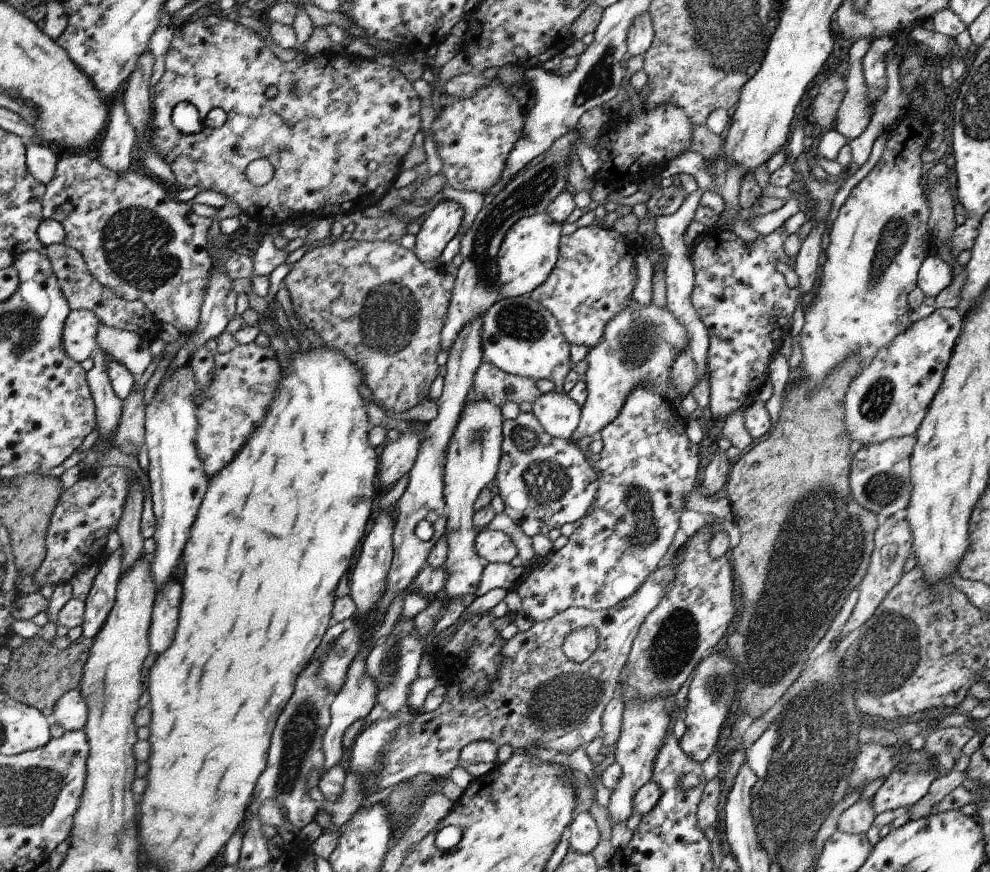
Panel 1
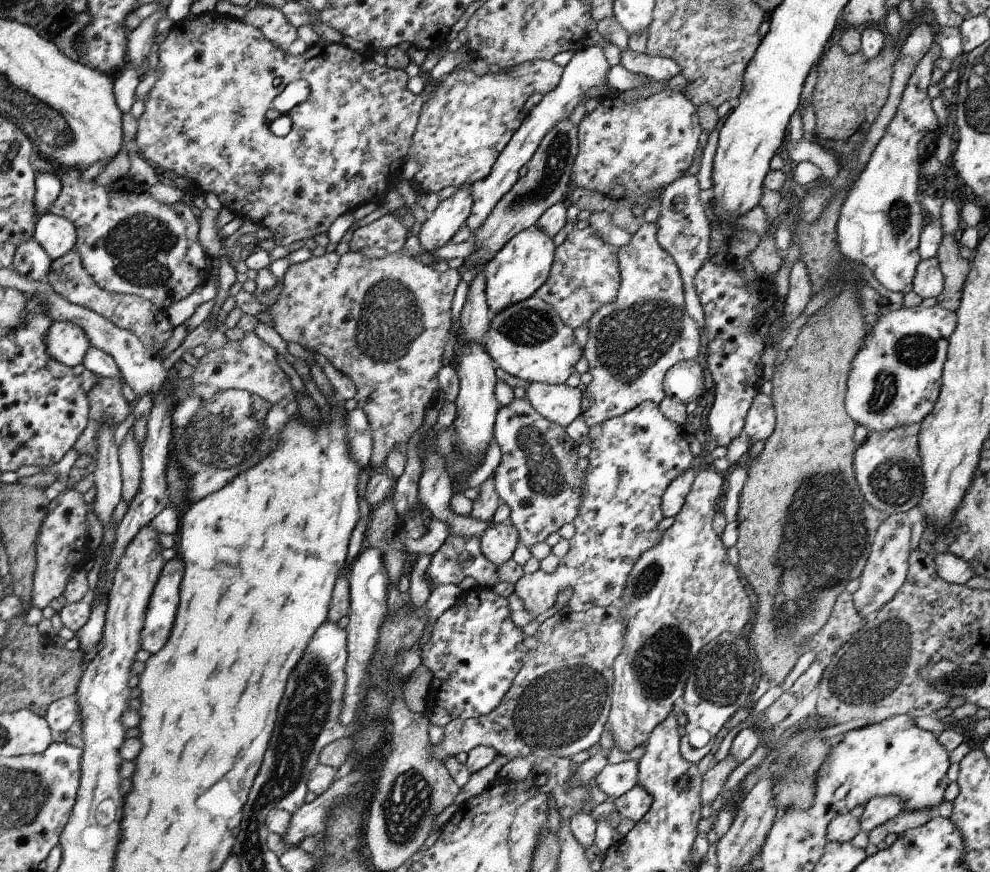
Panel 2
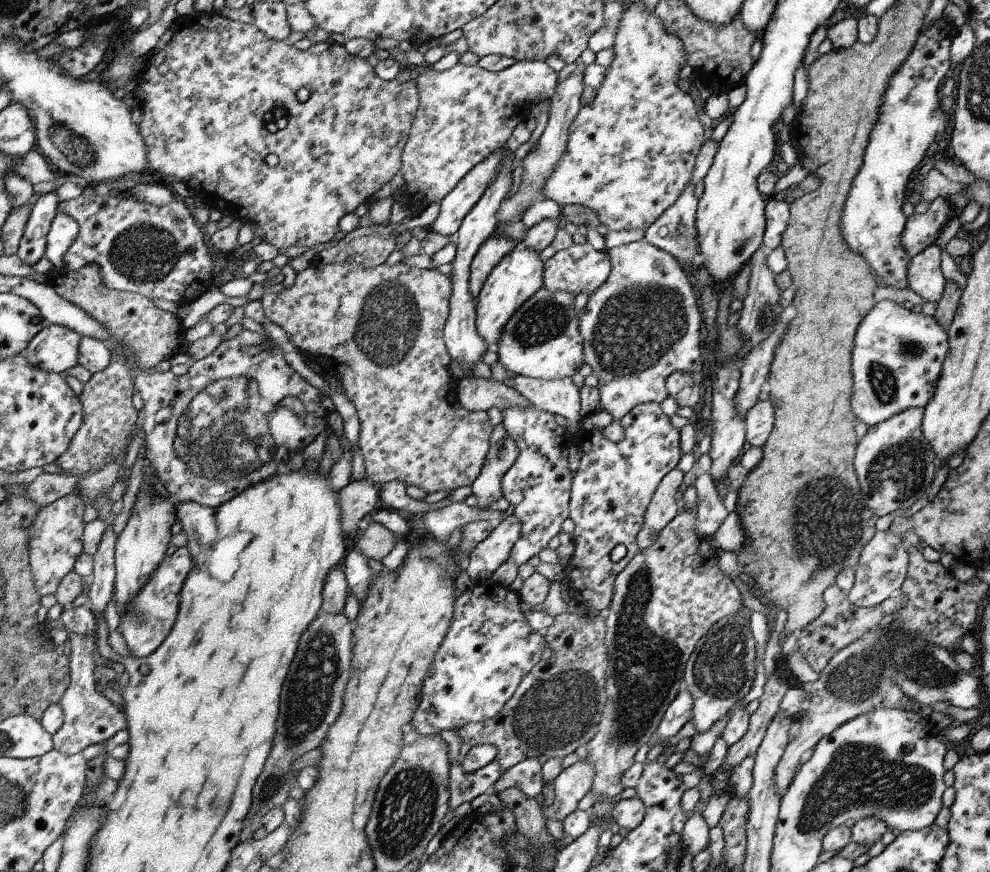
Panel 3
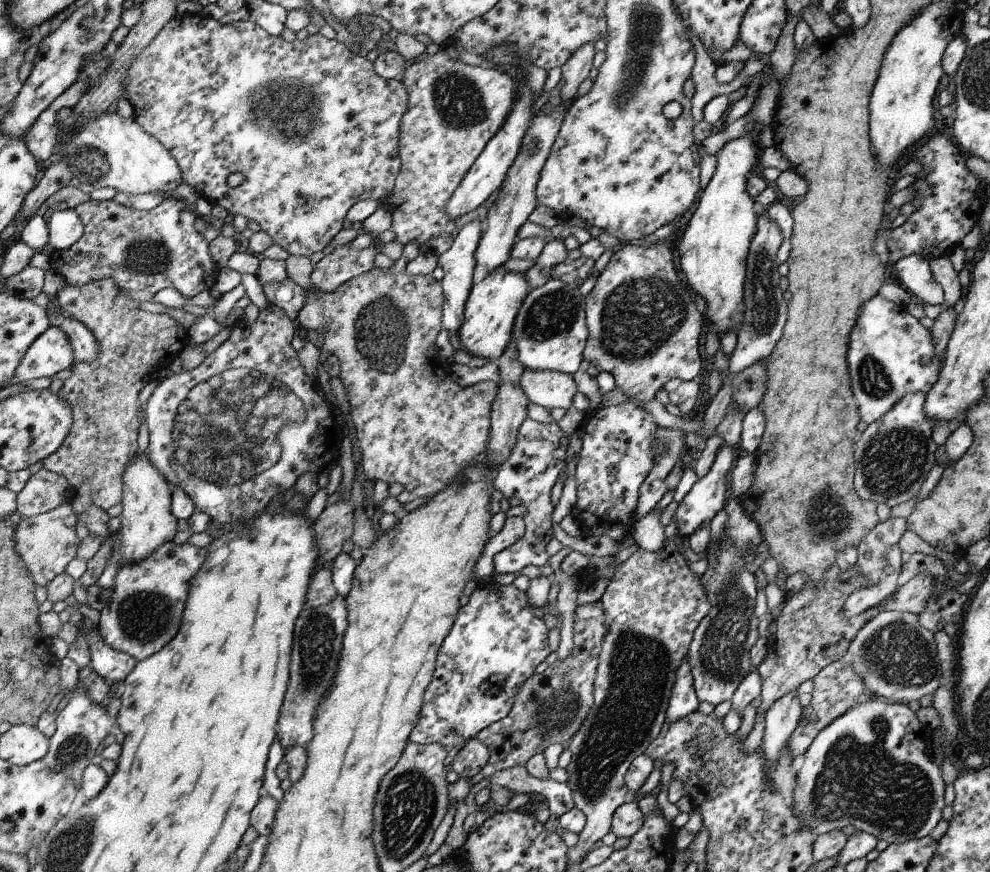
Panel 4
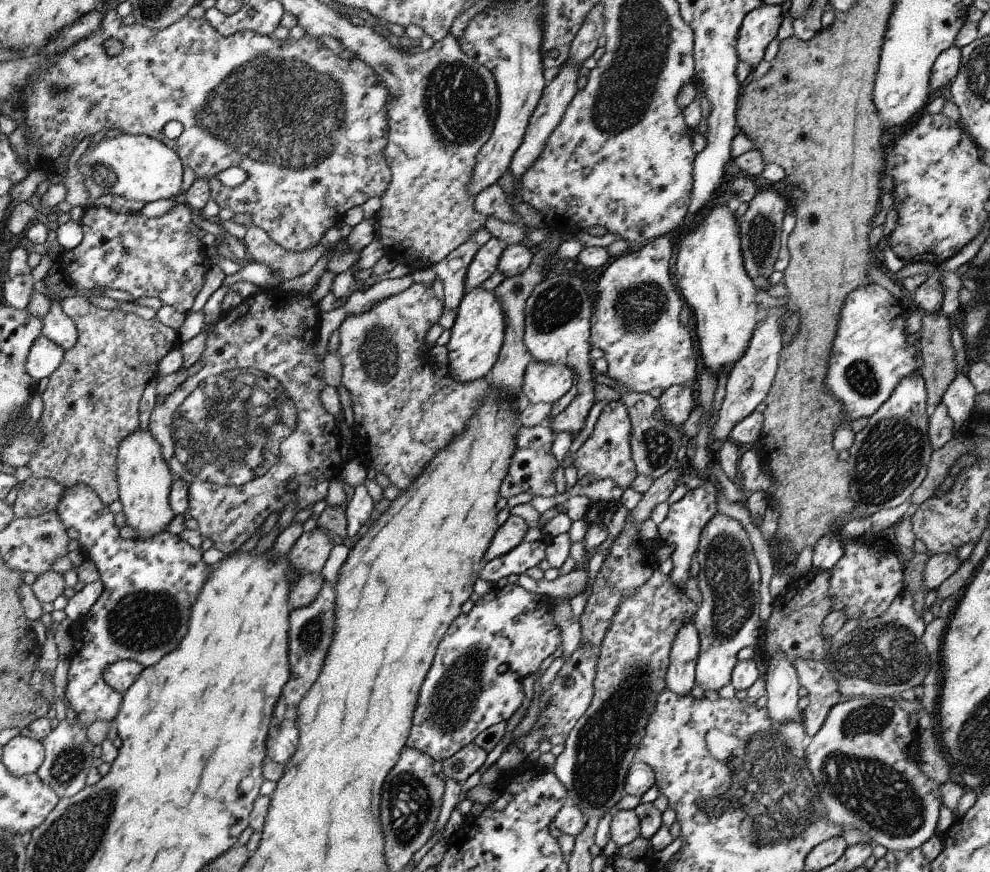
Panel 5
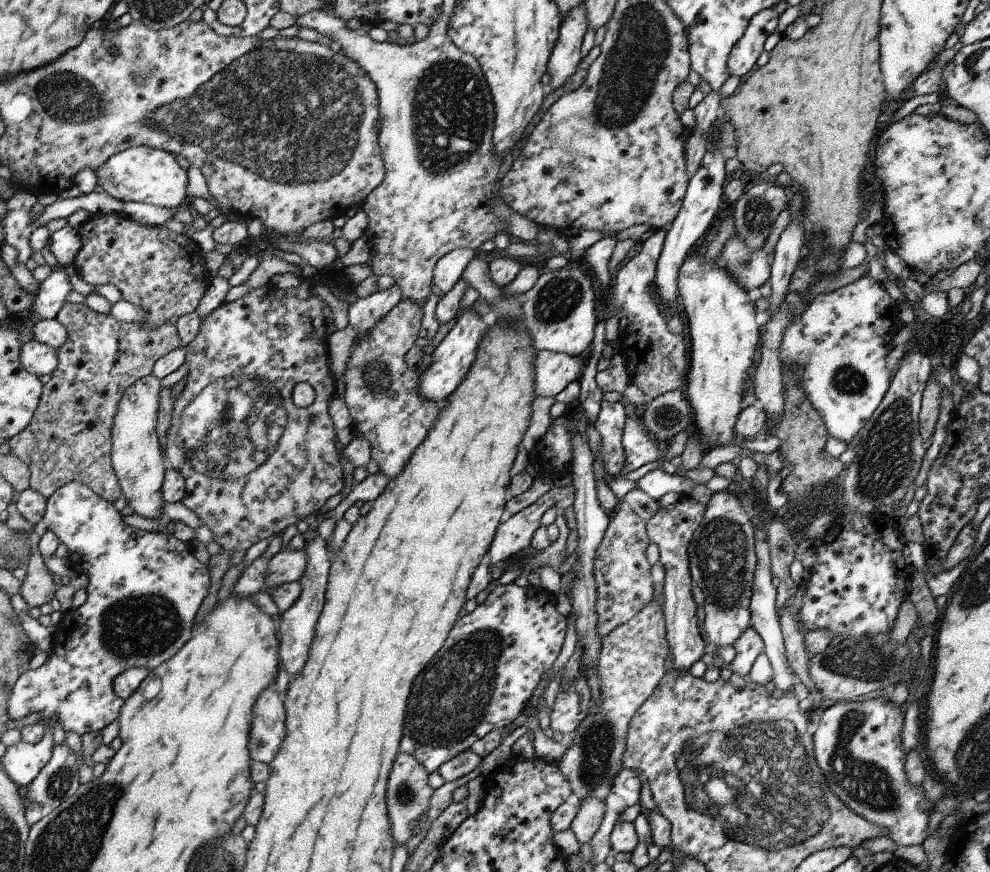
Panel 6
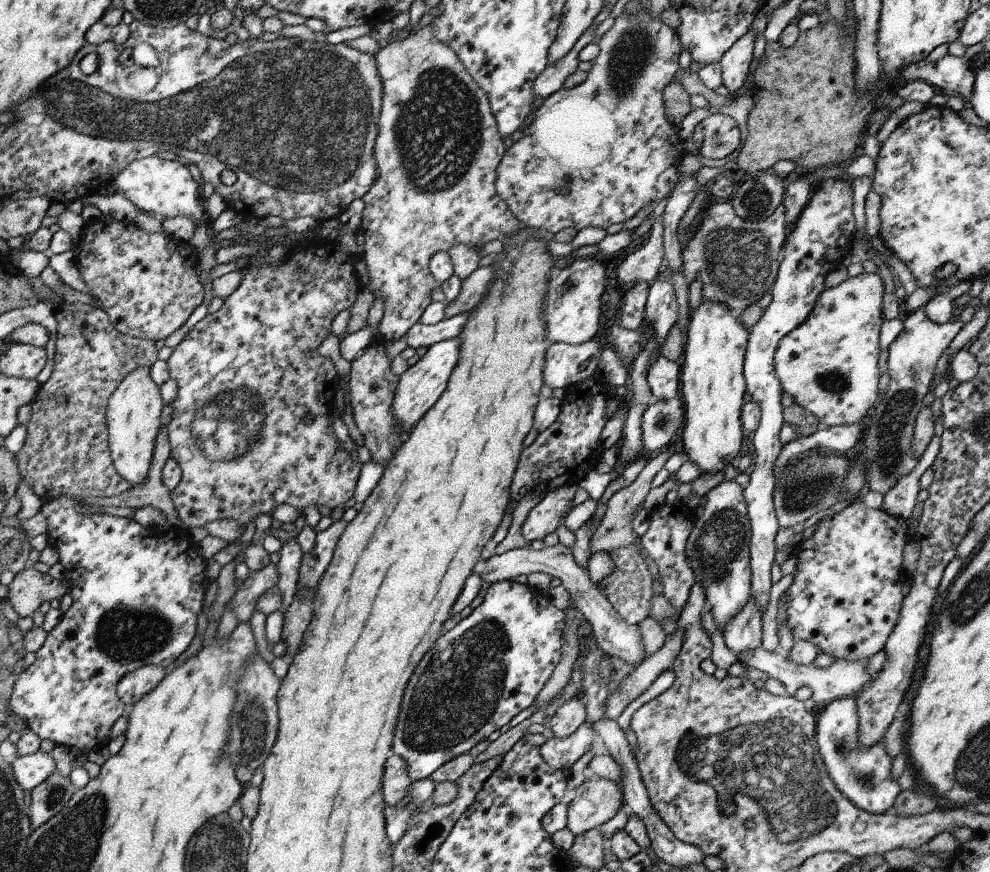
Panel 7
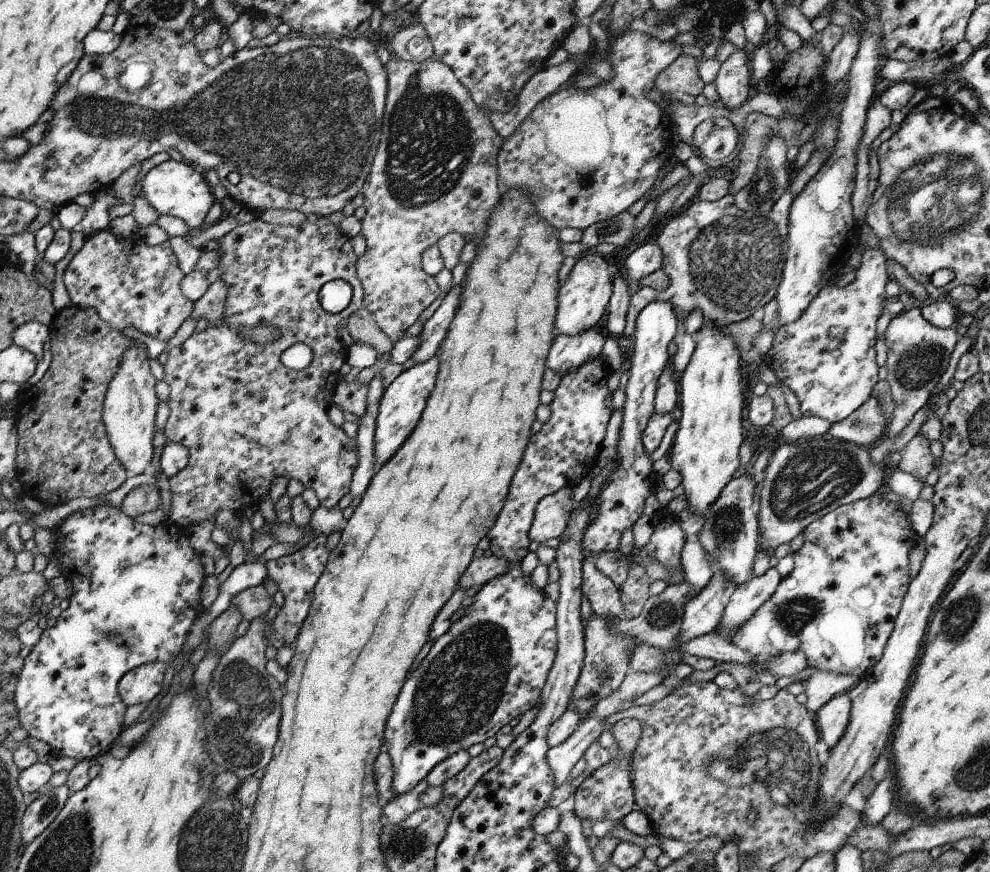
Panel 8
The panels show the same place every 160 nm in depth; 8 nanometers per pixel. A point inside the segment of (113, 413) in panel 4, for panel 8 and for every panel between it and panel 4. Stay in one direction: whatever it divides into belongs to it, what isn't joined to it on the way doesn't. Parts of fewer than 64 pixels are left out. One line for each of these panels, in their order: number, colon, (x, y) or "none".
5: (90, 406)
6: (70, 439)
7: (66, 452)
8: (63, 452)

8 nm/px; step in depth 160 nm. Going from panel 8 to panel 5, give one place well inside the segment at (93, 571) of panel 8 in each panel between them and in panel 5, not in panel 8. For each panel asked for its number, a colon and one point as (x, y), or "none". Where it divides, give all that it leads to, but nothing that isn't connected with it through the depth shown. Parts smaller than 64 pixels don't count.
5: (150, 585)
6: (144, 590)
7: (136, 594)

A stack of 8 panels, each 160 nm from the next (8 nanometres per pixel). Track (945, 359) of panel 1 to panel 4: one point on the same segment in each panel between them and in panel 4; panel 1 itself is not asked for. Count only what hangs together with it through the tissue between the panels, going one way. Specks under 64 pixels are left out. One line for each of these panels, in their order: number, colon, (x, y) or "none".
2: (895, 380)
3: (898, 354)
4: (890, 354)

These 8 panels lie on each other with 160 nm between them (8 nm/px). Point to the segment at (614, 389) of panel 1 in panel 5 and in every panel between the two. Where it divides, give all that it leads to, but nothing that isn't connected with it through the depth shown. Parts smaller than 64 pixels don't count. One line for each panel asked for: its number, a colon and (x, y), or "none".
2: (632, 343)
3: (643, 324)
4: (644, 328)
5: (635, 322)

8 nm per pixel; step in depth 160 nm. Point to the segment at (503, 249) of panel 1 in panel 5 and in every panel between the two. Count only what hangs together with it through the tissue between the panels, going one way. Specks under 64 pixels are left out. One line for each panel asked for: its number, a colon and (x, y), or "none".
2: (523, 265)
3: (520, 274)
4: (491, 307)
5: (477, 335)

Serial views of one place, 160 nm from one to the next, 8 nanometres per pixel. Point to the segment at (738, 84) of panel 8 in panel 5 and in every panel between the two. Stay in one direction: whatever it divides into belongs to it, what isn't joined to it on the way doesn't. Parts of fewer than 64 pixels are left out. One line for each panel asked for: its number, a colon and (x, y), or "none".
5: (760, 26)
6: (742, 60)
7: (735, 63)

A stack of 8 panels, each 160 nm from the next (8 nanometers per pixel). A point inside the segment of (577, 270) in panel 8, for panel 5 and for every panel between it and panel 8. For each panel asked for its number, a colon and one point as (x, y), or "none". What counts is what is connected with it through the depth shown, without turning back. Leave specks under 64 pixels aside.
5: (558, 315)
6: (559, 310)
7: (574, 300)

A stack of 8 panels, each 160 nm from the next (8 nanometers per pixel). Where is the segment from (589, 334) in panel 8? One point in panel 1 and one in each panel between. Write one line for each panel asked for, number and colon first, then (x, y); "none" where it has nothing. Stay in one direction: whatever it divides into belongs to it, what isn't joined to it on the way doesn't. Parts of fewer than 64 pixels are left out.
1: (558, 414)
2: (561, 404)
3: (561, 397)
4: (551, 389)
5: (543, 382)
6: (553, 371)
7: (565, 364)

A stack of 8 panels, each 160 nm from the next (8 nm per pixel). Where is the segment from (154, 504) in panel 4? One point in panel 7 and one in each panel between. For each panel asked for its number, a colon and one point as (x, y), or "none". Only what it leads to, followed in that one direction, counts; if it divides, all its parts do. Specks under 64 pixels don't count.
5: (145, 483)
6: (136, 454)
7: (133, 417)

